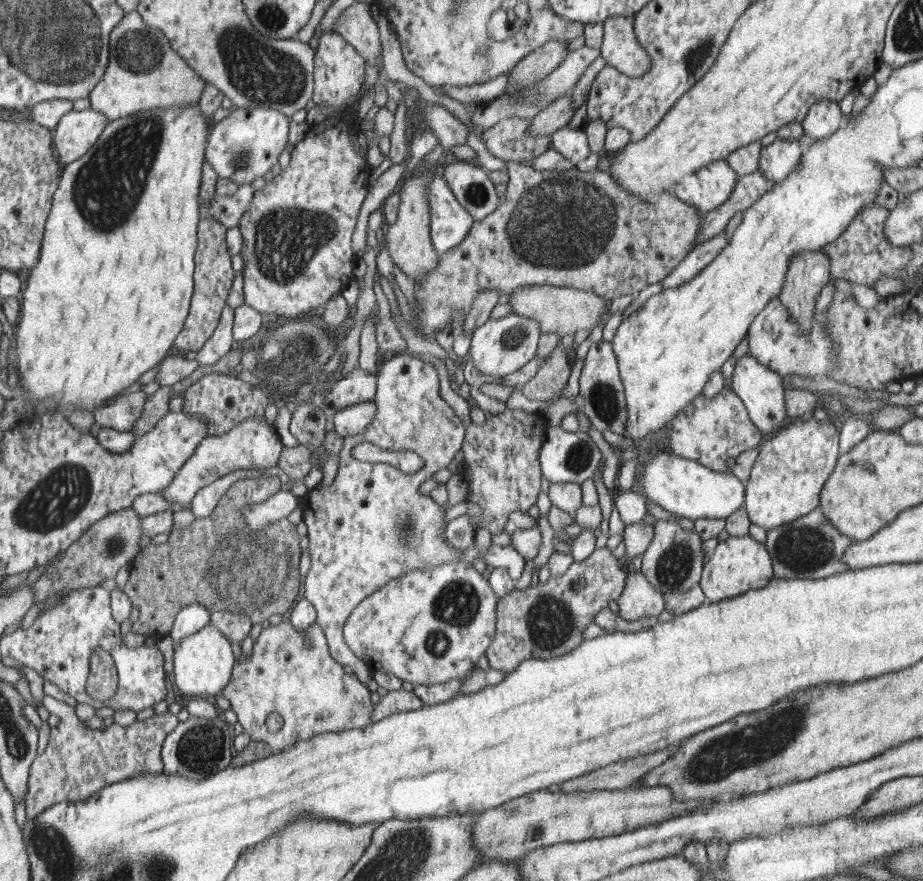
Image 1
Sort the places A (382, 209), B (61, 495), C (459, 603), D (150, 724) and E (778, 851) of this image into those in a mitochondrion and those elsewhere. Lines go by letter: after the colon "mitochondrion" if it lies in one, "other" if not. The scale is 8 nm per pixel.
A: other
B: mitochondrion
C: mitochondrion
D: other
E: other

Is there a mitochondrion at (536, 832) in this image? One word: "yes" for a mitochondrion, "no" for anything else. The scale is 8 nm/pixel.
no

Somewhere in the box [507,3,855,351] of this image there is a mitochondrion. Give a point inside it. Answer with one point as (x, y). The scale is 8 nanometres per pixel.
(693, 61)

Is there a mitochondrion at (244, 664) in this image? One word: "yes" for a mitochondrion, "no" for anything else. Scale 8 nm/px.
no

